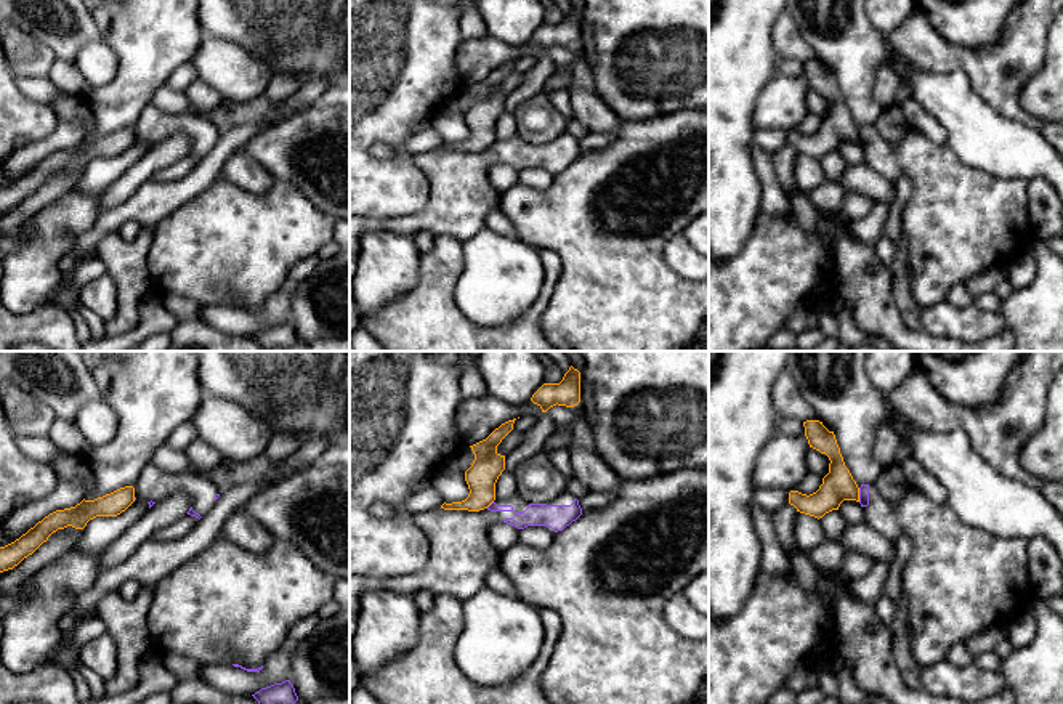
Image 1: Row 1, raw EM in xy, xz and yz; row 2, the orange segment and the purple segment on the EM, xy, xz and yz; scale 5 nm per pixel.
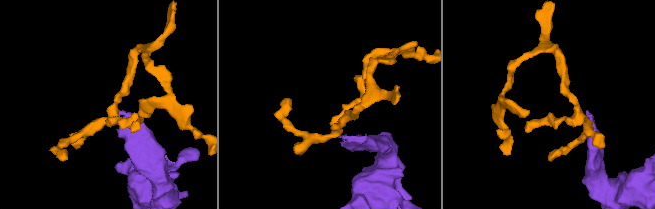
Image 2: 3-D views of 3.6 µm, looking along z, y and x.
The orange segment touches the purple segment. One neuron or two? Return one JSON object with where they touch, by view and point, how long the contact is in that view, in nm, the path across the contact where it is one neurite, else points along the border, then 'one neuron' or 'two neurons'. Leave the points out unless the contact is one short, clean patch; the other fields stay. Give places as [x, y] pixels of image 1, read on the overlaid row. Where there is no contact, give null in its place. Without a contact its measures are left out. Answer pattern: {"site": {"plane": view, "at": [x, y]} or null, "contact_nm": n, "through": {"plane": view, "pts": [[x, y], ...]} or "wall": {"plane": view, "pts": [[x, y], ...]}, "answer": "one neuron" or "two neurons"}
{"site": {"plane": "yz", "at": [858, 494]}, "contact_nm": 70, "wall": {"plane": "yz", "pts": [[858, 488], [860, 501]]}, "answer": "two neurons"}

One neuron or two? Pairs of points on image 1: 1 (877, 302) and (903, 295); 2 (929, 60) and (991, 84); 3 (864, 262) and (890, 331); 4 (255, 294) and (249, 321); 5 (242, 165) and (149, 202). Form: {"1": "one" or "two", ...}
{"1": "two", "2": "one", "3": "one", "4": "two", "5": "two"}

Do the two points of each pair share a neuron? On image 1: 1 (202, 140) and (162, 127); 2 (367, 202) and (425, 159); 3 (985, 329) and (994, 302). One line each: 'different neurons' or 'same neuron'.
1: same neuron
2: different neurons
3: different neurons

